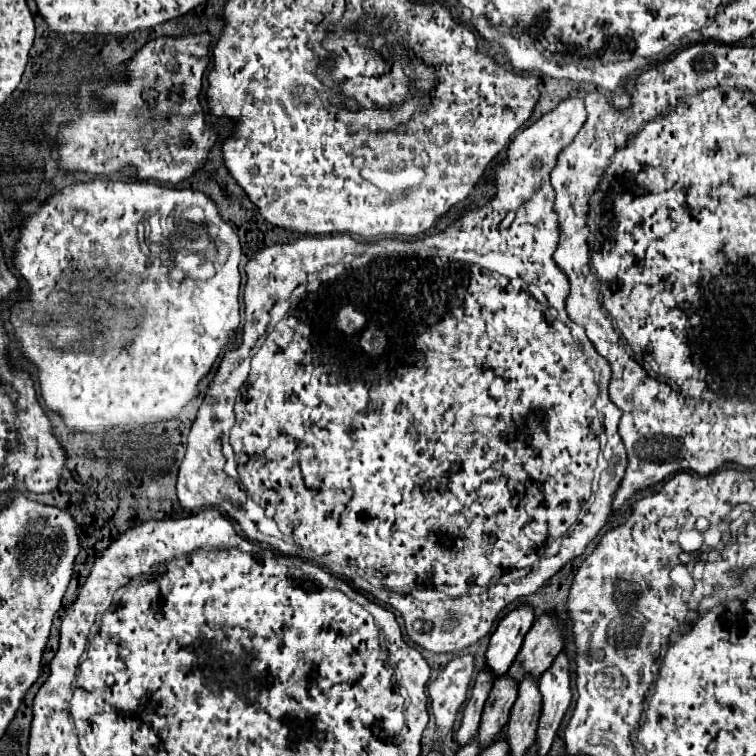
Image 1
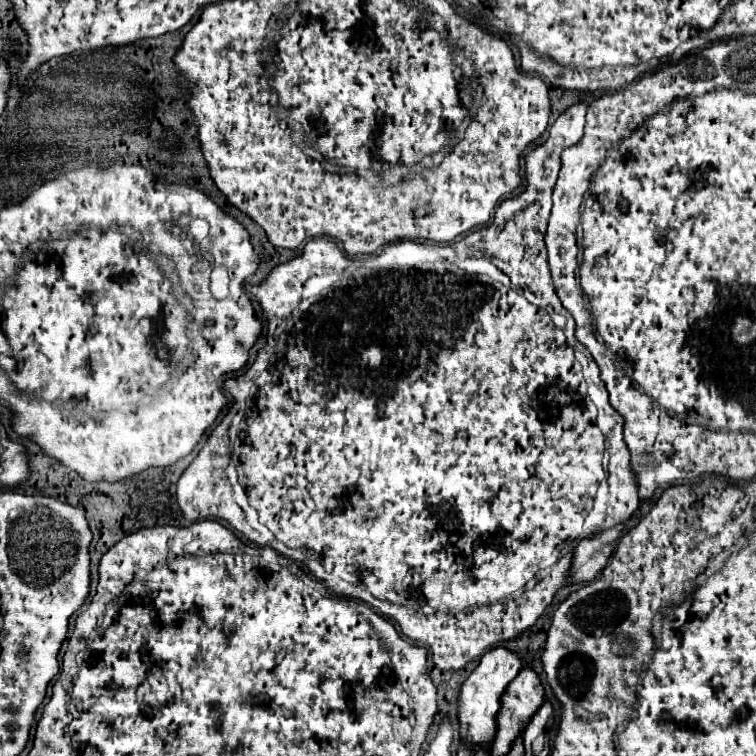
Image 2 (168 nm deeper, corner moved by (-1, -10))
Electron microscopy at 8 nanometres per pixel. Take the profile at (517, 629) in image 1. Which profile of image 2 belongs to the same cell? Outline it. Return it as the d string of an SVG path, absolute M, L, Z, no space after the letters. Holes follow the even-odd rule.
M505 646L493 648L487 654L483 654L479 666L473 670L473 674L463 682L461 696L459 696L459 722L461 722L461 738L467 738L473 746L483 744L489 746L495 736L495 714L499 710L499 698L507 684L517 676L523 662L519 652L513 652Z

